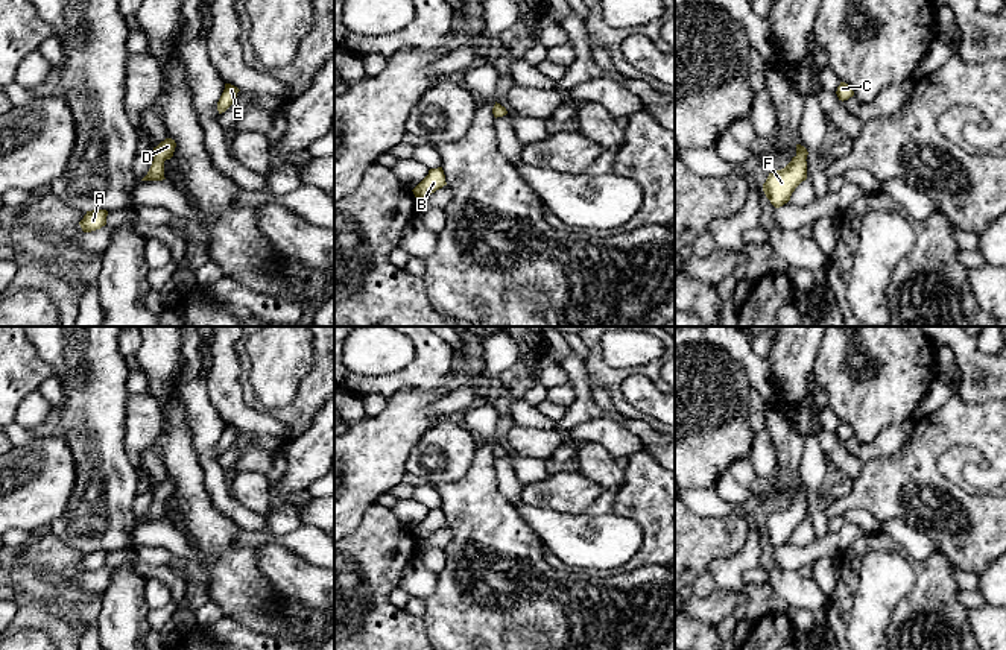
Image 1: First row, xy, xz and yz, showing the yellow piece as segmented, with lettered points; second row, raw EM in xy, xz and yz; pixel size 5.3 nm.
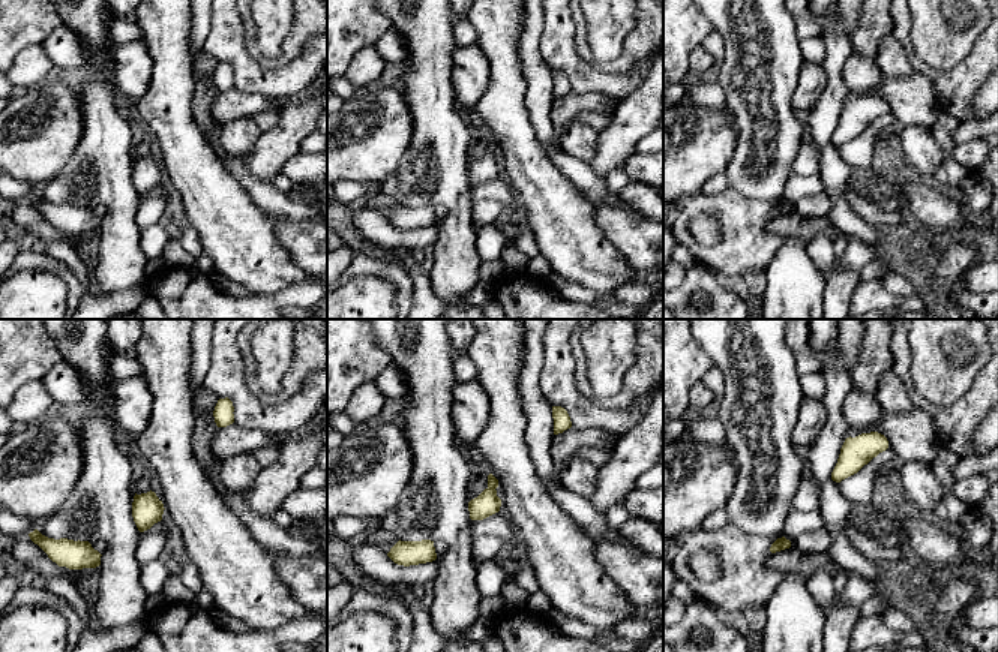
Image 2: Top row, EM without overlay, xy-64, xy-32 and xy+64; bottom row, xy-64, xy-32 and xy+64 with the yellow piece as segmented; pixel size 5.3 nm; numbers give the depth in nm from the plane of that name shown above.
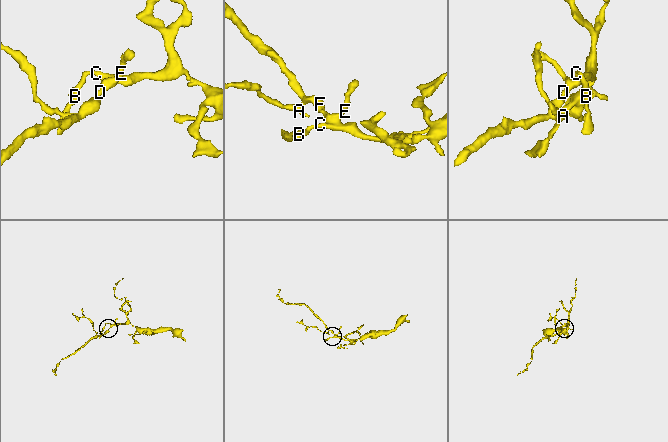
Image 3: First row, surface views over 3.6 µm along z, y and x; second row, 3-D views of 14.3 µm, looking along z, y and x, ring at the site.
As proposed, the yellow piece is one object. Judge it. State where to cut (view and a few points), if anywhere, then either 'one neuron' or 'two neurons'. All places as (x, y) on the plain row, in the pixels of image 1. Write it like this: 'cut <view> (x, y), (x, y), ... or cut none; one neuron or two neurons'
cut none; one neuron

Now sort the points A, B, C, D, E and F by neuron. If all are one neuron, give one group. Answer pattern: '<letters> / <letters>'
A B C D E F

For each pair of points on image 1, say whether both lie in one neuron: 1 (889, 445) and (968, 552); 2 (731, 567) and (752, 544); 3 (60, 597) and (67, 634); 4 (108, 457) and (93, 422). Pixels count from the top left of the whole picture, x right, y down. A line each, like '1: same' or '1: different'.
1: different
2: same
3: different
4: same

